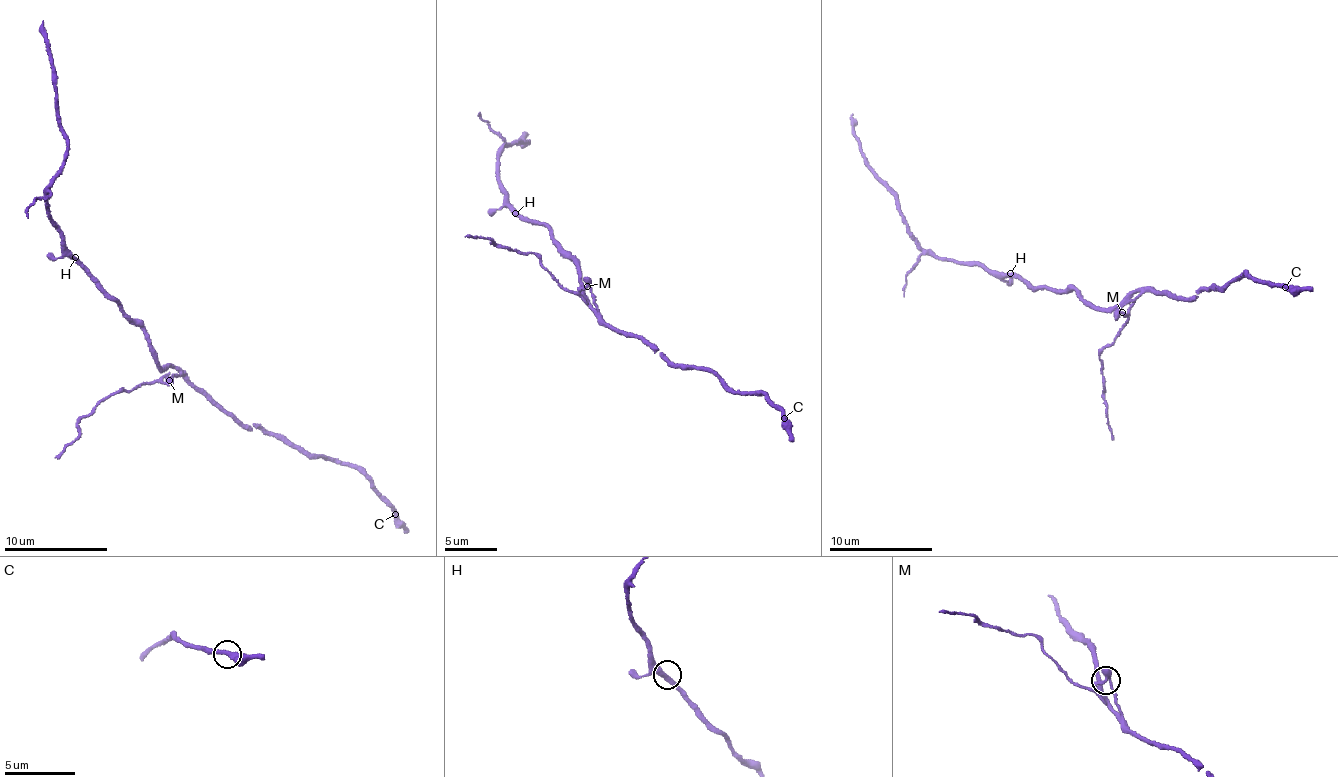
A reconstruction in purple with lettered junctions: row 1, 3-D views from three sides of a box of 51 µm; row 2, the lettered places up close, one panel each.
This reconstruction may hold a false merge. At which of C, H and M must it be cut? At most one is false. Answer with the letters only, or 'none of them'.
M

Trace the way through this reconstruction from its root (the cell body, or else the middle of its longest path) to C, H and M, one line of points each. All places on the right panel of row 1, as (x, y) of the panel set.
C: (1083, 295), (1100, 308), (1118, 307), (1149, 287), (1190, 299), (1243, 270), (1285, 287)
H: (1083, 295), (1074, 290), (1064, 292), (1049, 287), (1039, 290), (1010, 273)
M: (1083, 295), (1100, 308), (1118, 307), (1130, 299), (1133, 304), (1128, 313), (1122, 313)

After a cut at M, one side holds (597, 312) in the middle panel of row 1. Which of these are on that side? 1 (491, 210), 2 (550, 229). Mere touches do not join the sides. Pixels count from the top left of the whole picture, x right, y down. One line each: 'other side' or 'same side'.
1: same side
2: same side

